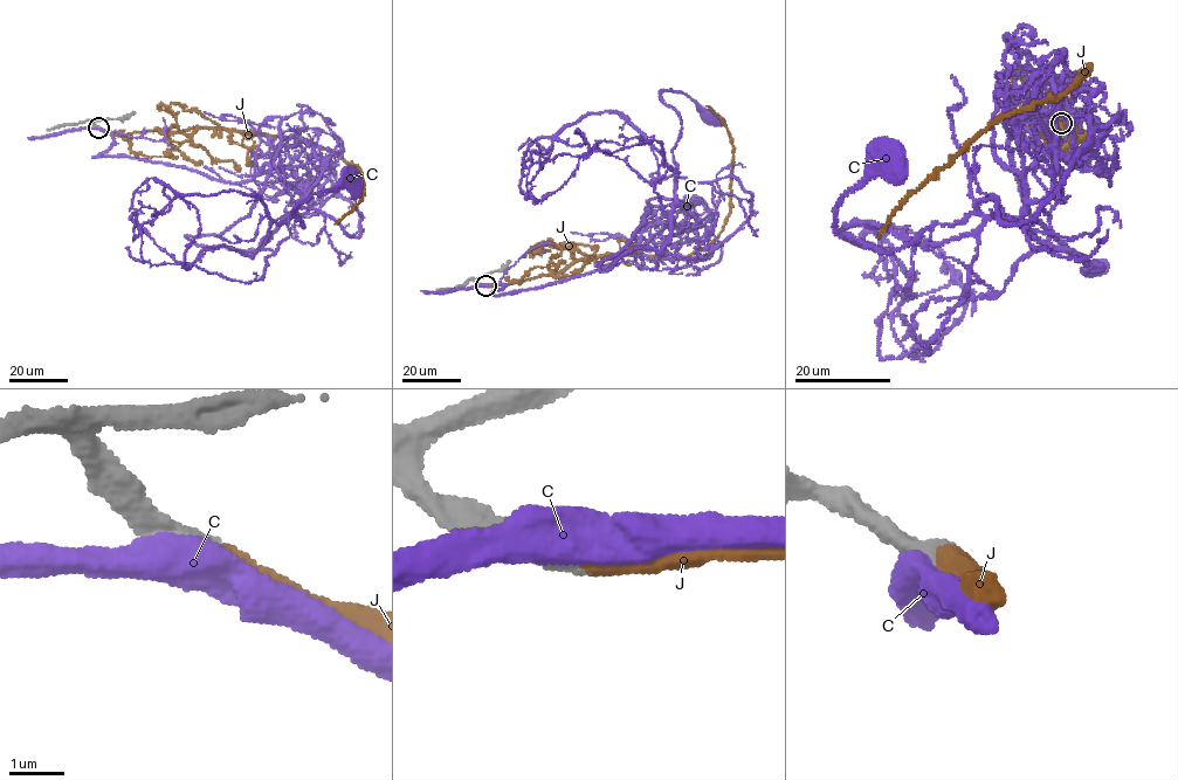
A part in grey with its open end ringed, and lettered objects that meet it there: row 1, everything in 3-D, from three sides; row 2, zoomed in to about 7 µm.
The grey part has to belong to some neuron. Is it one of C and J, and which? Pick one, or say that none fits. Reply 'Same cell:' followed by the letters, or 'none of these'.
Same cell: J

